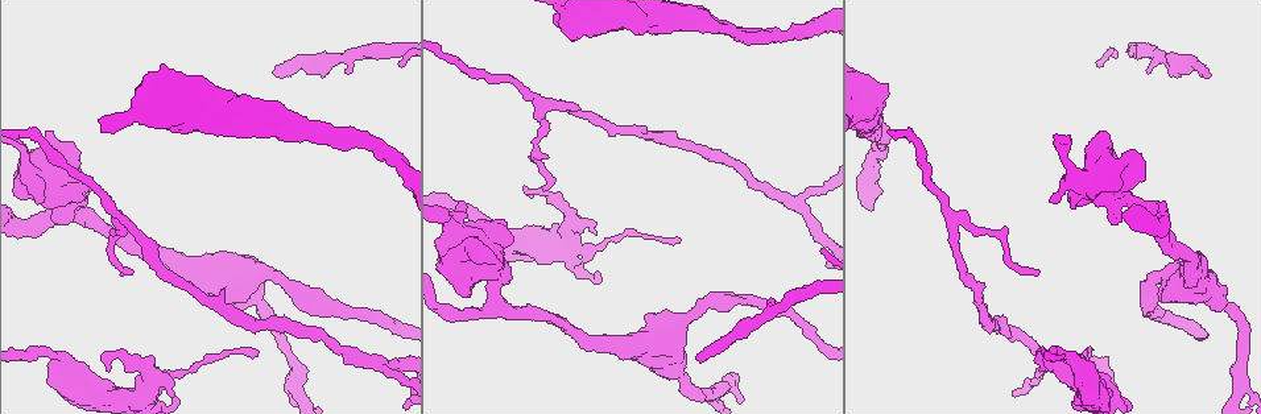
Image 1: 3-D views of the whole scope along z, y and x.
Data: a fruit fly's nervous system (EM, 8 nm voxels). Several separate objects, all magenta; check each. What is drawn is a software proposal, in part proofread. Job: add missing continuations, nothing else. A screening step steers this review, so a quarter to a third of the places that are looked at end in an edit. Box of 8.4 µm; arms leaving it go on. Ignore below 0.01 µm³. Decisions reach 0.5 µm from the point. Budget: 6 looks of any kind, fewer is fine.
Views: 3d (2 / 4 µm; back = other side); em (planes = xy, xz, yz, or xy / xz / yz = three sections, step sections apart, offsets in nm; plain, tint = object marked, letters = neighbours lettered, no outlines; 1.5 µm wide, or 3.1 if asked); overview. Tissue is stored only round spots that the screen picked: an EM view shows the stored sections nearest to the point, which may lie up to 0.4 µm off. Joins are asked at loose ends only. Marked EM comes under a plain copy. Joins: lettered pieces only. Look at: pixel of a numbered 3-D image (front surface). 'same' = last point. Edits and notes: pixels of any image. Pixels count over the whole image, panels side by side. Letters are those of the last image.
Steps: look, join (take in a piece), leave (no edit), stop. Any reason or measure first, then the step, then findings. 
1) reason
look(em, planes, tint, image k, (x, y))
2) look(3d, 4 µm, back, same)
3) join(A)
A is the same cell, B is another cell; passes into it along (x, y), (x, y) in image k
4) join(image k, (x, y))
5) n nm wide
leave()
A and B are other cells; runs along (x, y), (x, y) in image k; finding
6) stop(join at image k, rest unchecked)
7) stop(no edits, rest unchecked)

look(3d, 2 µm, image 1, (121, 273))

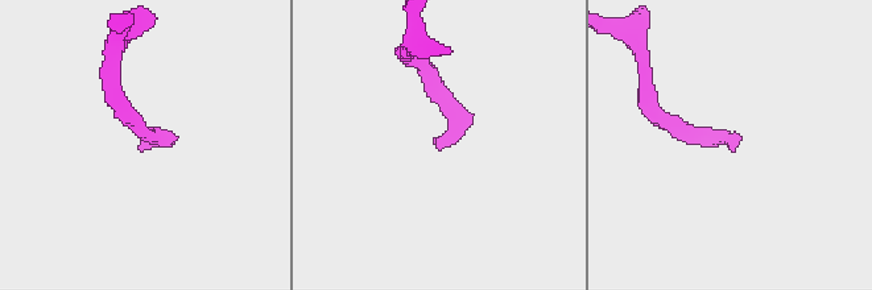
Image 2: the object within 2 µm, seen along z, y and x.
look(em, yz, step 8, letters, image 2, (145, 144))

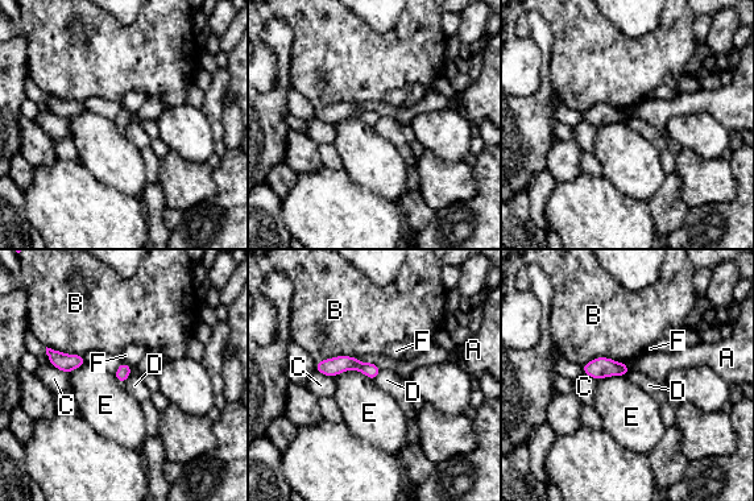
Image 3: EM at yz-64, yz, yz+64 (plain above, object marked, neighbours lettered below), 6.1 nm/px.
leave()
A, B, C, D, E and F are other cells; runs along (319, 365), (359, 365), (375, 372) in image 3; no lettered piece goes on from it

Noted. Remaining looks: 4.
thick end
look(em, planes, letters, image 1, (501, 222))

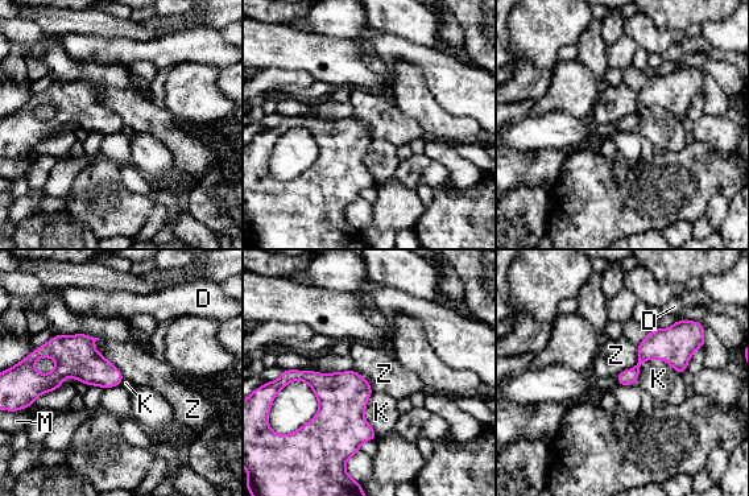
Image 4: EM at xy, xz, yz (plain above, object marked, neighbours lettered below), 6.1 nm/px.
leave()
D, K, M and Z are other cells; border along (96, 339), (96, 351), (124, 377) in image 4; none of them fits

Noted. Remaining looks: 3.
an open end
look(3d, 4 µm, image 1, (1033, 360))

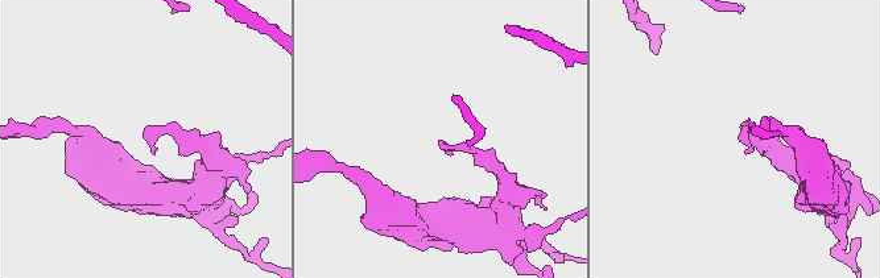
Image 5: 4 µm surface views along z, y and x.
look(em, planes, letters, image 5, (741, 138))

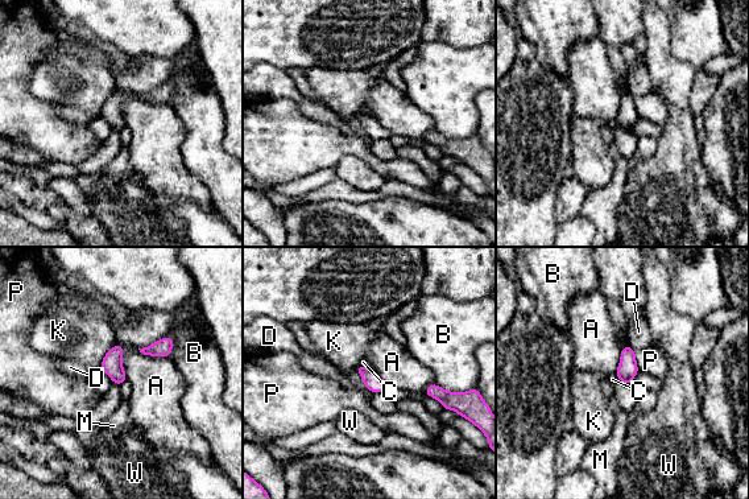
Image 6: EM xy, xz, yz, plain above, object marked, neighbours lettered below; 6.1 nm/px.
100 nm wide
leave()
A, B, C, D, K, M, P and W are other cells; border along (121, 345), (123, 370), (127, 380) in image 6; none of them fits

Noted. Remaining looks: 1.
stop(no edits, rest unchecked)

